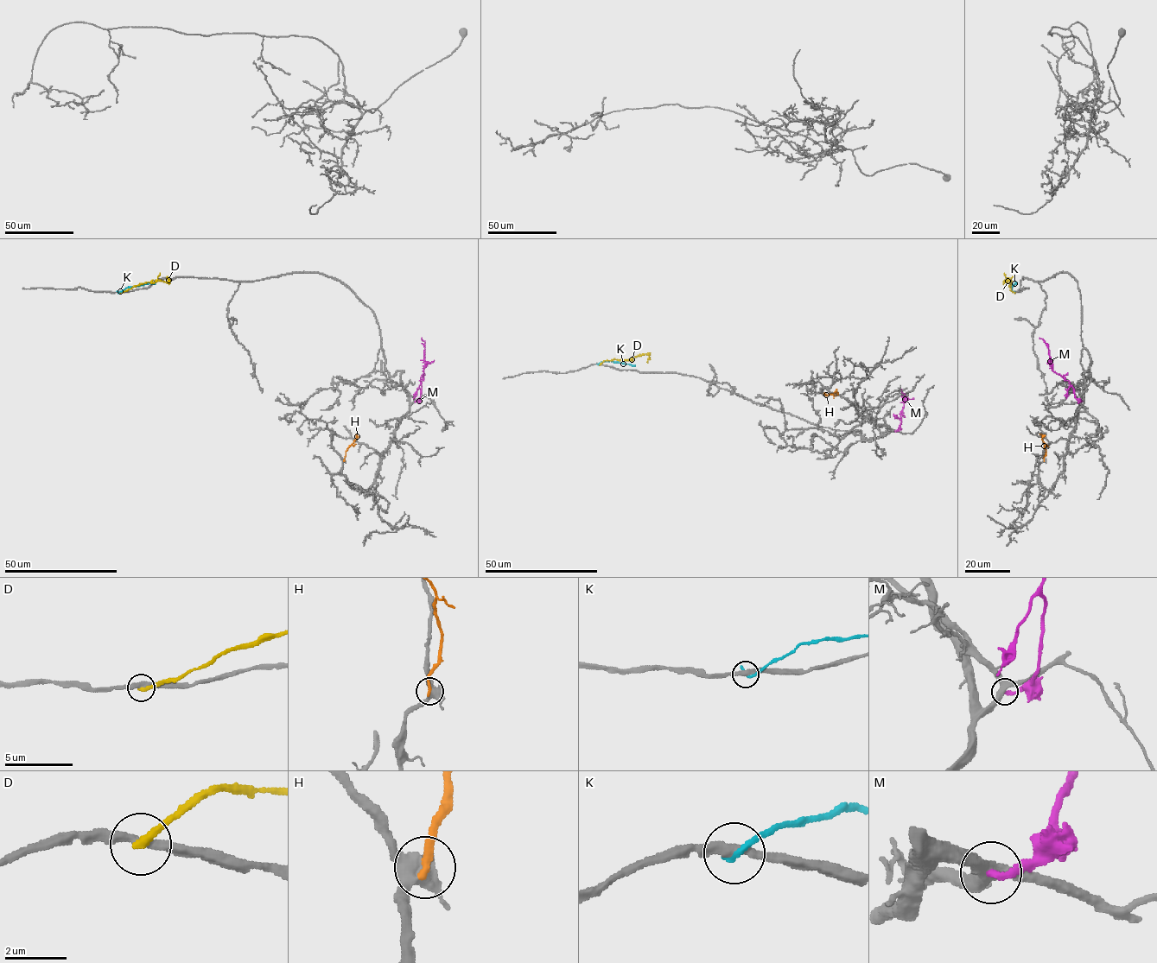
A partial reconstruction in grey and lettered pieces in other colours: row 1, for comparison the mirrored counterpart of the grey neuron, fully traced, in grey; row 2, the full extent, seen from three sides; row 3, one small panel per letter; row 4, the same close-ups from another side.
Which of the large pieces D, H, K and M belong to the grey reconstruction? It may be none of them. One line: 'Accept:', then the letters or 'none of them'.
Accept: H

